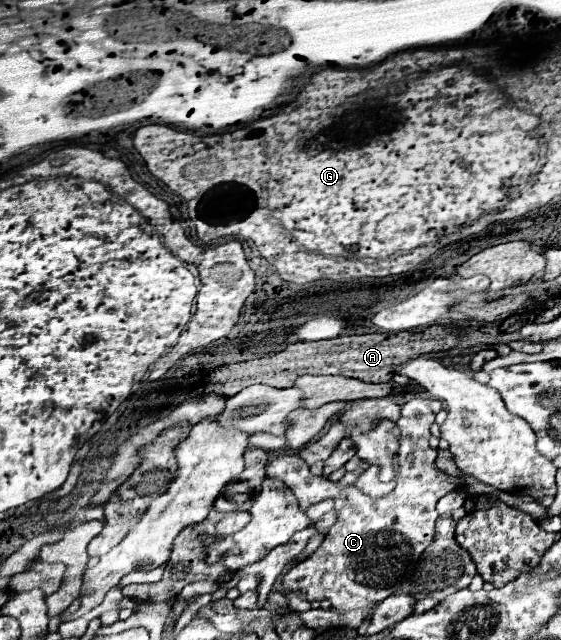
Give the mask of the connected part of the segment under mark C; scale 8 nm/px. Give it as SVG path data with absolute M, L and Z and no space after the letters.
M421 397L411 399L401 407L401 417L397 421L401 431L397 487L385 497L375 499L359 491L355 485L339 487L339 483L329 481L327 477L315 477L299 455L281 455L267 465L267 477L287 483L297 497L301 511L307 511L323 499L333 499L337 513L337 521L325 535L319 551L315 551L315 555L305 559L299 567L287 571L283 579L277 579L273 591L305 591L307 601L329 599L331 605L343 613L381 603L401 587L427 543L433 541L437 501L445 493L463 487L461 477L445 475L435 467L437 451L429 447L429 427L441 407L441 401Z

